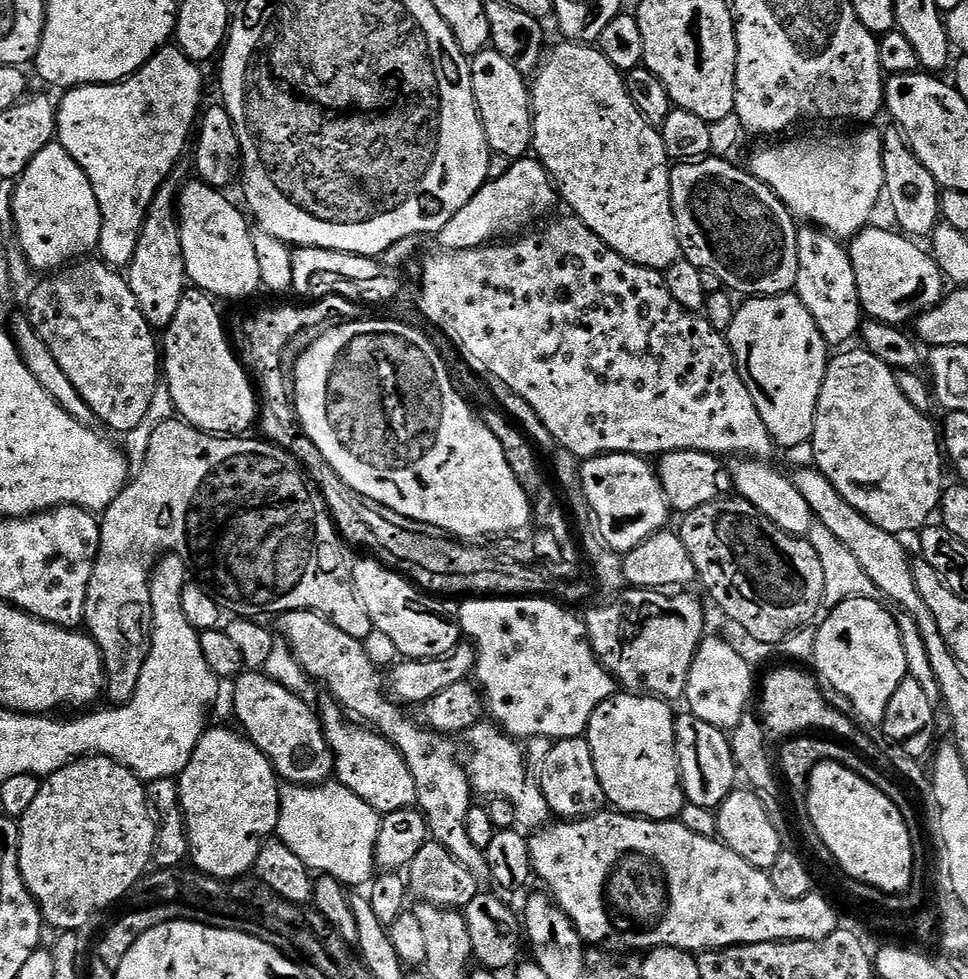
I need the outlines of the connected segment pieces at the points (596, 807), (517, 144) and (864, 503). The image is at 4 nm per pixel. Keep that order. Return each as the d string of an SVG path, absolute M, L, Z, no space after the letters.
M575 736L569 740L555 741L540 765L538 779L553 817L582 820L586 816L605 811L602 782L598 782L598 770L594 770L594 754L590 754L587 739Z
M491 46L471 57L470 63L476 109L488 139L489 149L495 154L506 154L509 161L527 157L532 152L532 93L525 73L519 72L514 62L510 62L510 58L502 58L502 54L498 54Z
M867 350L859 351L844 352L841 356L833 355L829 359L826 378L822 382L822 390L818 394L816 421L814 422L814 430L812 431L812 439L810 441L814 450L814 464L819 472L836 487L838 494L842 494L842 498L846 498L846 502L850 502L850 506L854 506L854 510L858 510L866 519L874 522L874 526L878 526L882 530L893 534L905 534L904 532L916 534L931 521L928 519L931 518L932 511L935 508L937 511L941 507L942 497L946 491L946 483L944 484L946 460L942 455L942 440L938 435L937 425L935 428L928 421L929 417L925 413L918 411L914 406L910 406L910 402L906 402L906 394L902 394L902 390L898 386L894 369L886 366L886 362L874 358L874 354L870 354Z

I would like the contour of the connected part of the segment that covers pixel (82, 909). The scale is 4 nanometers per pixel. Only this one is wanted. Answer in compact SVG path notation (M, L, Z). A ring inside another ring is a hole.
M85 756L83 760L74 760L62 770L43 777L38 798L34 798L30 810L19 817L18 823L24 884L39 904L44 923L60 928L63 933L82 929L95 912L122 899L135 884L141 883L152 864L158 825L148 803L145 781L105 756Z

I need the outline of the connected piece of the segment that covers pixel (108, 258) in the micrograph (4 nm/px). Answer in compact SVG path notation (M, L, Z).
M165 46L149 58L139 70L128 77L127 80L121 80L119 84L106 84L103 86L85 86L82 88L69 88L63 93L64 96L58 100L56 110L56 134L58 143L66 149L70 154L70 158L74 158L74 162L78 162L78 166L86 174L86 178L90 182L90 186L94 190L94 198L98 198L98 206L102 214L102 230L100 231L100 243L98 245L99 259L106 264L111 264L117 270L127 269L134 258L134 250L138 250L138 238L142 226L146 222L146 214L148 207L154 202L156 192L163 186L165 180L177 171L176 163L180 160L180 155L184 152L184 147L189 147L190 141L194 136L194 129L198 124L198 117L202 112L202 103L200 99L204 96L204 76L200 73L201 65L195 60L191 60L184 51L178 46Z

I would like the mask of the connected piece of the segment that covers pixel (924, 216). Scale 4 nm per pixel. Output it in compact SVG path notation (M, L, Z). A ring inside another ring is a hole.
M895 126L883 129L884 145L882 146L882 166L884 167L884 190L886 193L886 204L892 207L896 215L899 231L912 238L931 237L932 231L936 229L940 215L941 187L937 184L934 174L918 162L914 150L908 144L904 133Z

